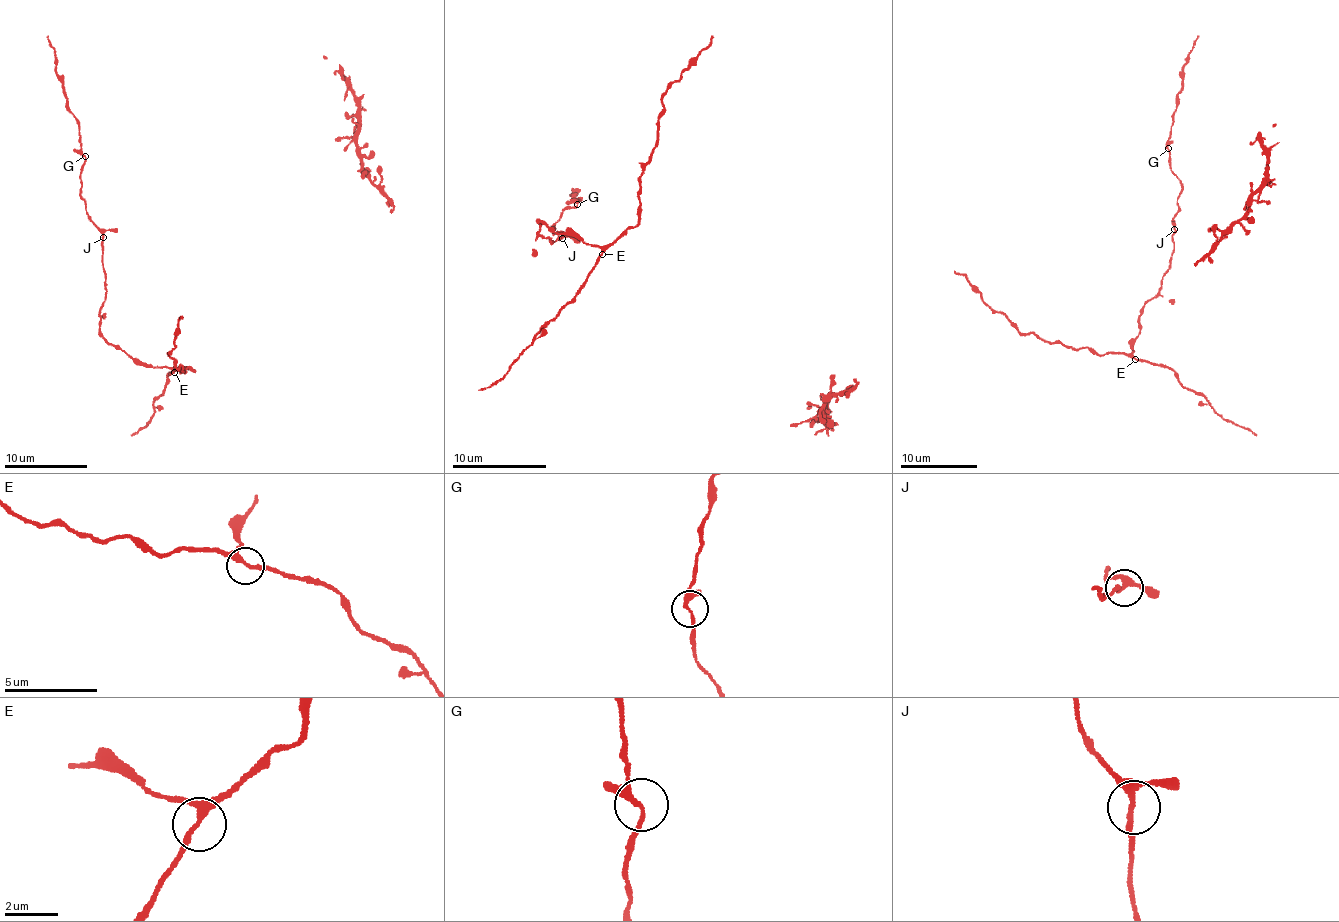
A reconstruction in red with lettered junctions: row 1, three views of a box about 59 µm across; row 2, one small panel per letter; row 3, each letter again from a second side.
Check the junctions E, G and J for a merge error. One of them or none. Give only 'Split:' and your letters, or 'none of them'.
Split: none of them

